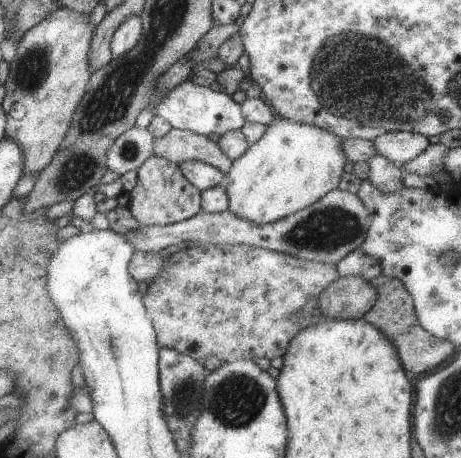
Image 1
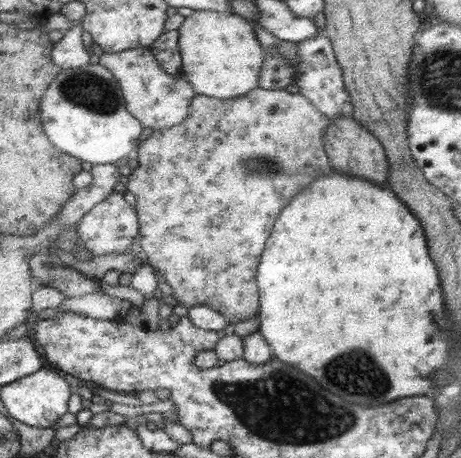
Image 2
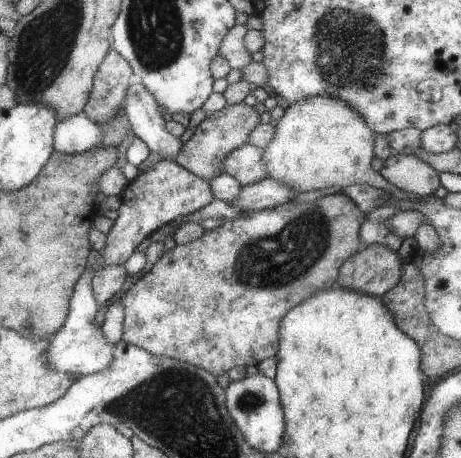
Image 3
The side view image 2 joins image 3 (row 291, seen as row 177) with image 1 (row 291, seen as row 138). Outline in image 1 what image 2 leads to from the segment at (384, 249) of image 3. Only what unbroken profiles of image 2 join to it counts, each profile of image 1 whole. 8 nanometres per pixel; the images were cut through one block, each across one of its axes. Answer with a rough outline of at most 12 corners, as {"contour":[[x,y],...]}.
{"contour":[[363,276],[339,278],[319,302],[325,320],[363,320],[379,298]]}

